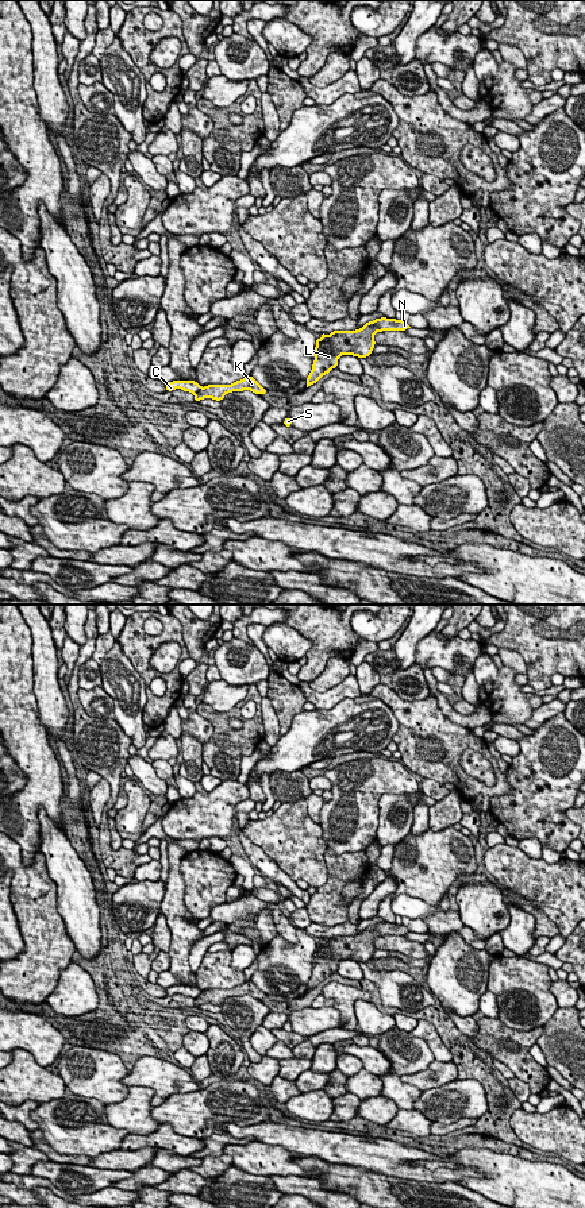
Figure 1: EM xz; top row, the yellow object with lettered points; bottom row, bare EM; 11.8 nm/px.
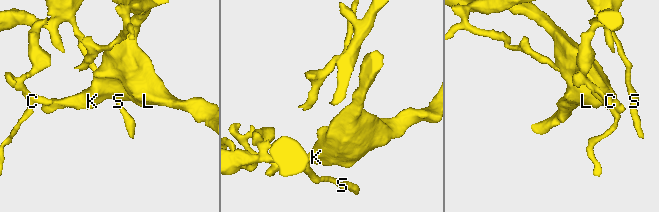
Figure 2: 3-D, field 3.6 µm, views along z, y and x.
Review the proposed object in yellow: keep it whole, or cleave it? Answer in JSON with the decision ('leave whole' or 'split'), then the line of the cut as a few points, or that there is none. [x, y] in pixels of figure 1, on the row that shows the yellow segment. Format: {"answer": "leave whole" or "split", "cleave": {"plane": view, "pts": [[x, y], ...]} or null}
{"answer": "split", "cleave": {"plane": "xz", "pts": [[201, 388], [195, 394]]}}

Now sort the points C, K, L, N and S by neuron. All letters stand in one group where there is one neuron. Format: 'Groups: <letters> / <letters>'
Groups: C S / K L N

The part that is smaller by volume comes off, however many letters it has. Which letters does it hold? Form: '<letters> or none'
K, L, N

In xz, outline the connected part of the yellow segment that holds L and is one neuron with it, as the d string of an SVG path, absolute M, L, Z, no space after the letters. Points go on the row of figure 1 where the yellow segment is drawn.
M376 319L355 331L334 331L328 336L320 333L313 350L313 364L307 378L307 387L316 383L323 375L336 368L342 355L366 358L376 346L374 335L382 331L405 331L411 328L405 321L396 319Z

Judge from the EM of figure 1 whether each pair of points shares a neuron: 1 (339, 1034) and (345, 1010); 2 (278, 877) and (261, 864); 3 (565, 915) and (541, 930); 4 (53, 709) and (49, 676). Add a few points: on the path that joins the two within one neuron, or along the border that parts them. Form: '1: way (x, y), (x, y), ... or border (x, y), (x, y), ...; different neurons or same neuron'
1: border (339, 1027), (355, 1030); different neurons
2: way (274, 873), (265, 865); same neuron
3: border (530, 900), (538, 904), (560, 933); different neurons
4: way (50, 701), (49, 684); same neuron

